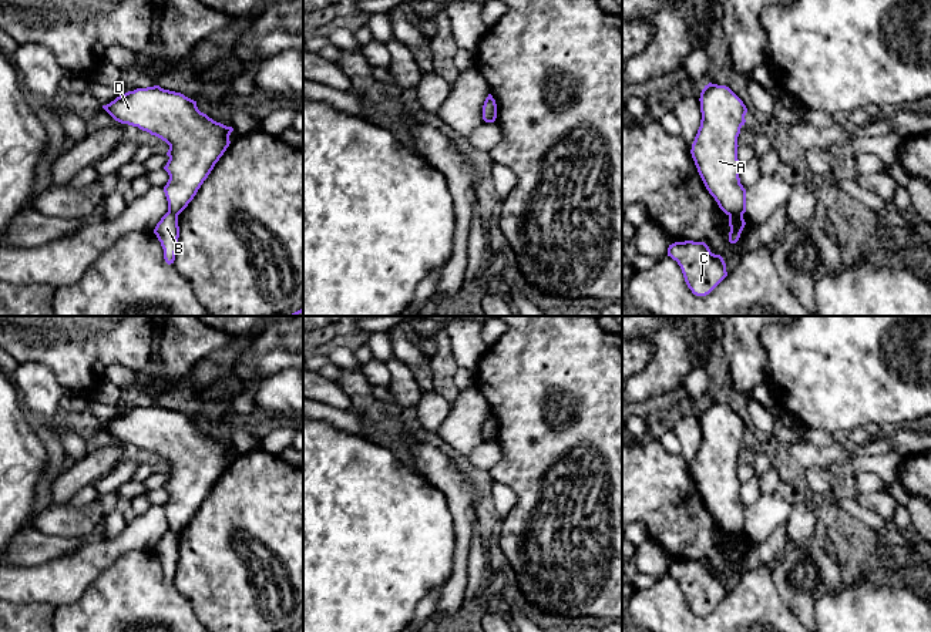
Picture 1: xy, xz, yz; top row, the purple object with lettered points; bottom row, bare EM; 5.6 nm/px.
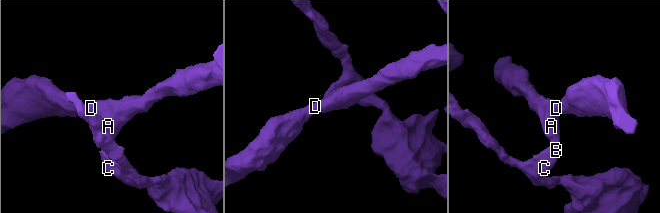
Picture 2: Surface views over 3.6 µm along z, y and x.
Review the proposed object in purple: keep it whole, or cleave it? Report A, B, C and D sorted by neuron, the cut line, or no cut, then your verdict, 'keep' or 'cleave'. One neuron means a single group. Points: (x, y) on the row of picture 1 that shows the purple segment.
groups A D / B C; cut yz (742, 212), (729, 217); cleave

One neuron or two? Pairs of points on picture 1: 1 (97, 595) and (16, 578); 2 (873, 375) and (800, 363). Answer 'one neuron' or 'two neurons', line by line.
1: two neurons
2: one neuron

